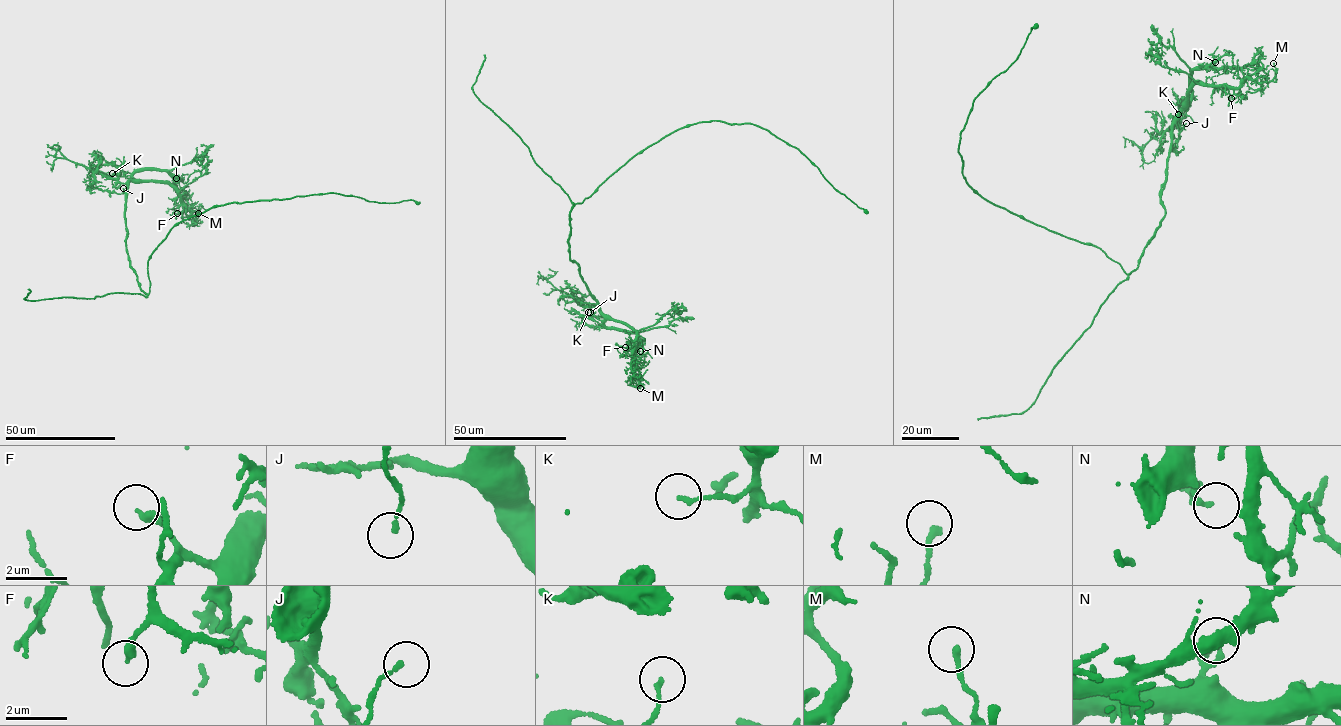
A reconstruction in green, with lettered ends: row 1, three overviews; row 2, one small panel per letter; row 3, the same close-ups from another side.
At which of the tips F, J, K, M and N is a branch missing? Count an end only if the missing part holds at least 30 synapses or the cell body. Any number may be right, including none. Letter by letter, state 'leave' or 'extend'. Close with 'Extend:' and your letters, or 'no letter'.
F: leave
J: leave
K: leave
M: leave
N: leave
Extend: no letter

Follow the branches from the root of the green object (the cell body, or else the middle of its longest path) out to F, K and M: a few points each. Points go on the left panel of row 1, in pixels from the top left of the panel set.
F: (149, 258), (148, 294), (141, 290), (127, 253), (128, 181), (169, 184), (183, 203), (177, 213)
K: (149, 258), (148, 294), (140, 287), (126, 251), (126, 196), (128, 181), (135, 180), (129, 175), (112, 173)
M: (149, 258), (148, 294), (141, 290), (127, 253), (129, 181), (169, 184), (191, 213), (192, 222), (198, 213)

